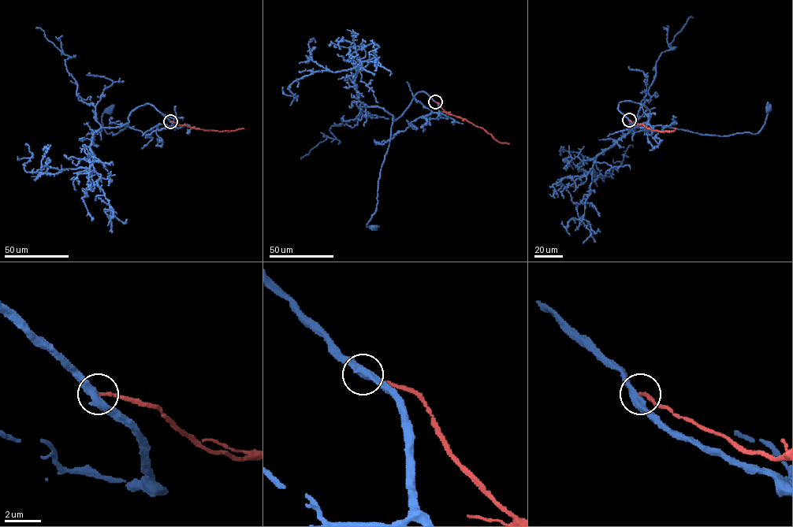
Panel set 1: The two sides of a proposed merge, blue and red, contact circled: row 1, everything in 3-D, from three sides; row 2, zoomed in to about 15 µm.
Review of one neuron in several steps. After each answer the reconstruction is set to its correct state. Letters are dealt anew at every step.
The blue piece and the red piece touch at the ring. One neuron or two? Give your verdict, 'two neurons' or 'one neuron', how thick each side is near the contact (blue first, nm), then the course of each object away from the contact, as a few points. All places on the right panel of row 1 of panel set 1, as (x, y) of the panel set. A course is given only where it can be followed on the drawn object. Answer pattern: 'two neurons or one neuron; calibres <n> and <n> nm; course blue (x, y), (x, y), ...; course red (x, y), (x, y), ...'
two neurons; calibres 440 and 160 nm; course blue (629, 120), (618, 109), (620, 102), (644, 105), (650, 126), (701, 135), (755, 134), (768, 108); course red (629, 120), (651, 130), (662, 131), (675, 128)

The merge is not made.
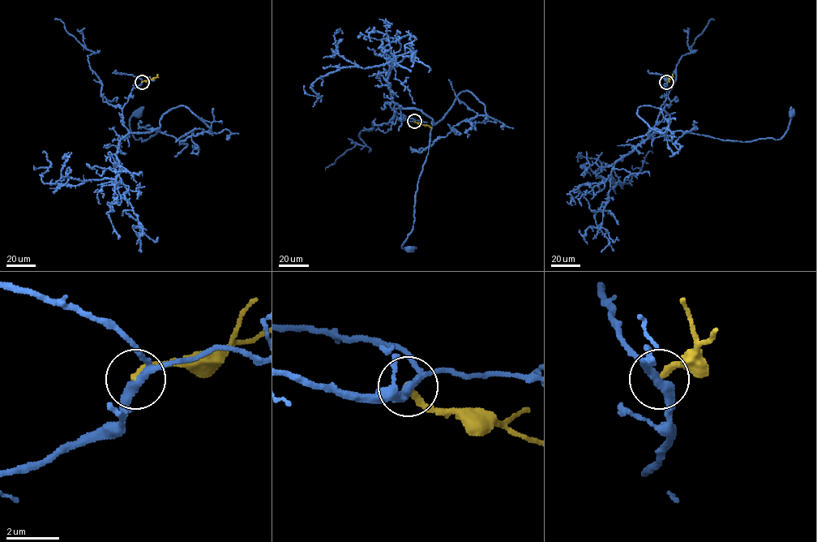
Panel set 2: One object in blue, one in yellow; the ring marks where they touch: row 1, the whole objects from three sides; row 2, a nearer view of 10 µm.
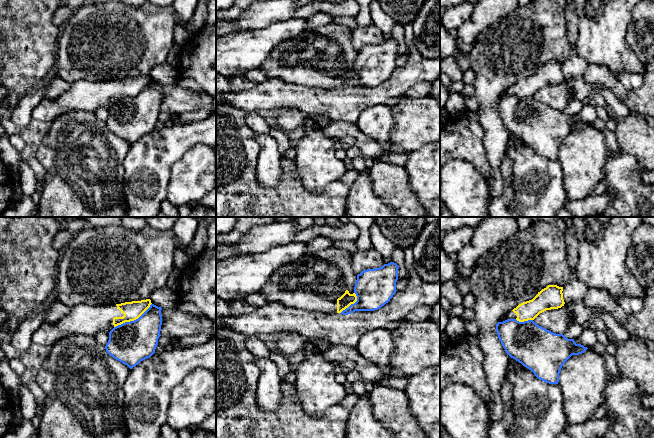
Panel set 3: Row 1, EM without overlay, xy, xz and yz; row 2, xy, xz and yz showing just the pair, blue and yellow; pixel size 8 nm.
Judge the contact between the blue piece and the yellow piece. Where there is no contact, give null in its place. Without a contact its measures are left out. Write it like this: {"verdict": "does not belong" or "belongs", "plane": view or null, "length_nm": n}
{"verdict": "does not belong", "plane": "xy", "length_nm": 360}

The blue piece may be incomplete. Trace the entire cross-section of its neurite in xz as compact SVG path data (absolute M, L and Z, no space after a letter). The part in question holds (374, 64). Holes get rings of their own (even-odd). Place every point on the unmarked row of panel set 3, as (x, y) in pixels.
M390 38L382 43L367 45L357 51L354 69L357 77L340 90L348 91L355 87L374 87L390 77L396 69L399 42Z

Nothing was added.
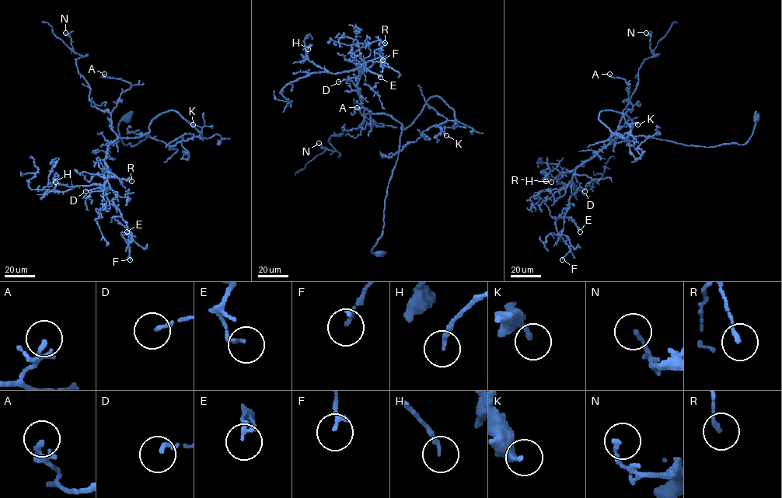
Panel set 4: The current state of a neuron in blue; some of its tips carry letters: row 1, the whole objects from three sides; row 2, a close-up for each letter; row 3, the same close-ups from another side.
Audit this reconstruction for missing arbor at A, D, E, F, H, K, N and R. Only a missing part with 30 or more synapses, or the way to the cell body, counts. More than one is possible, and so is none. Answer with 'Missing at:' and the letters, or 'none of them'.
Missing at: none of them

